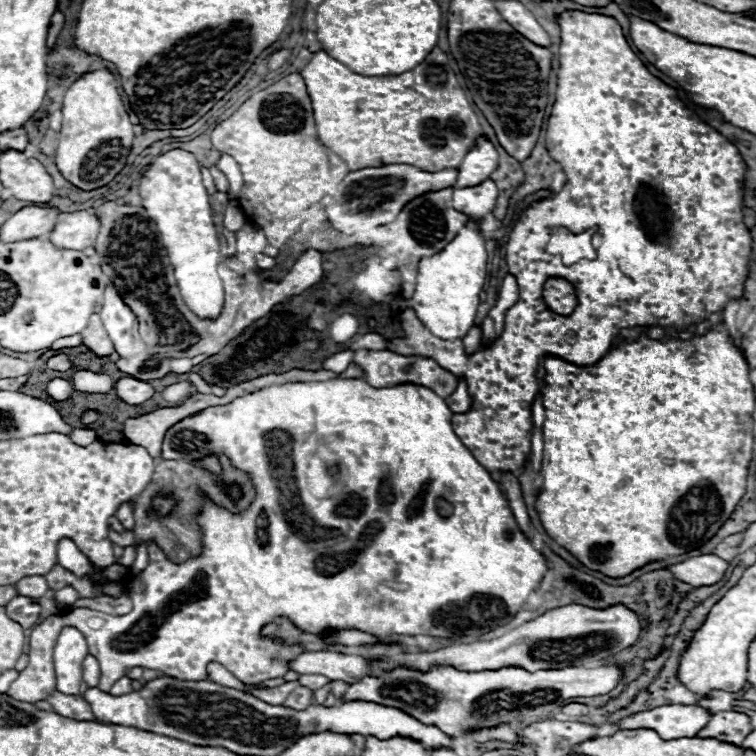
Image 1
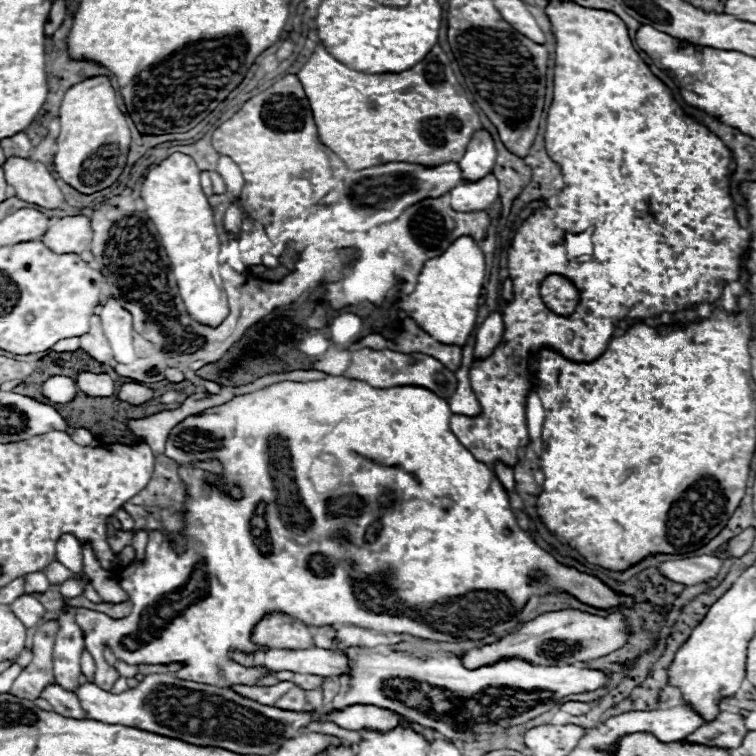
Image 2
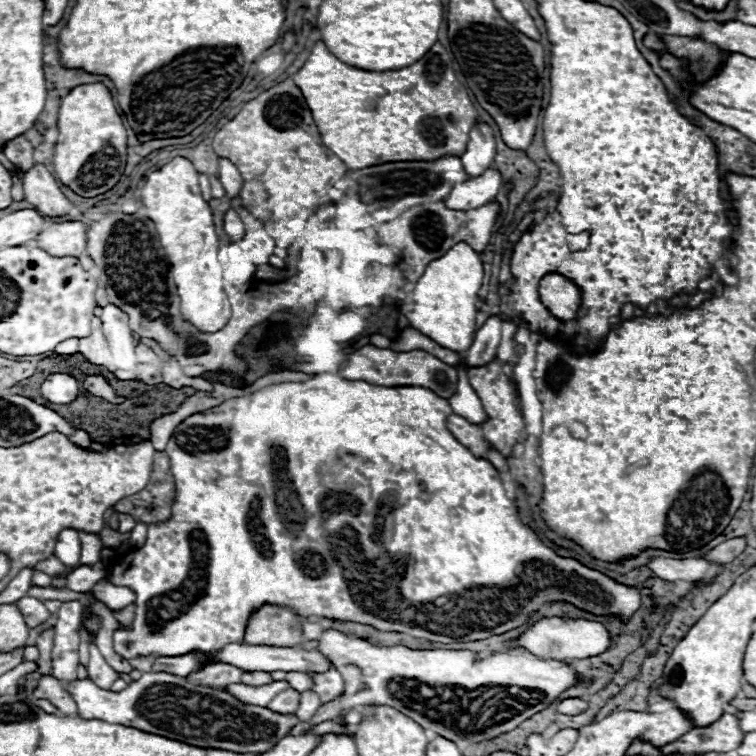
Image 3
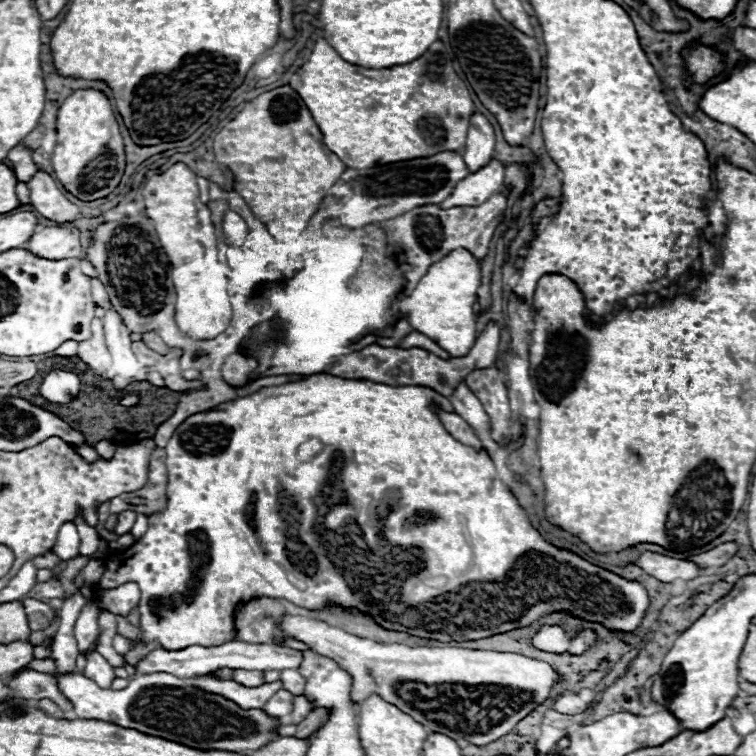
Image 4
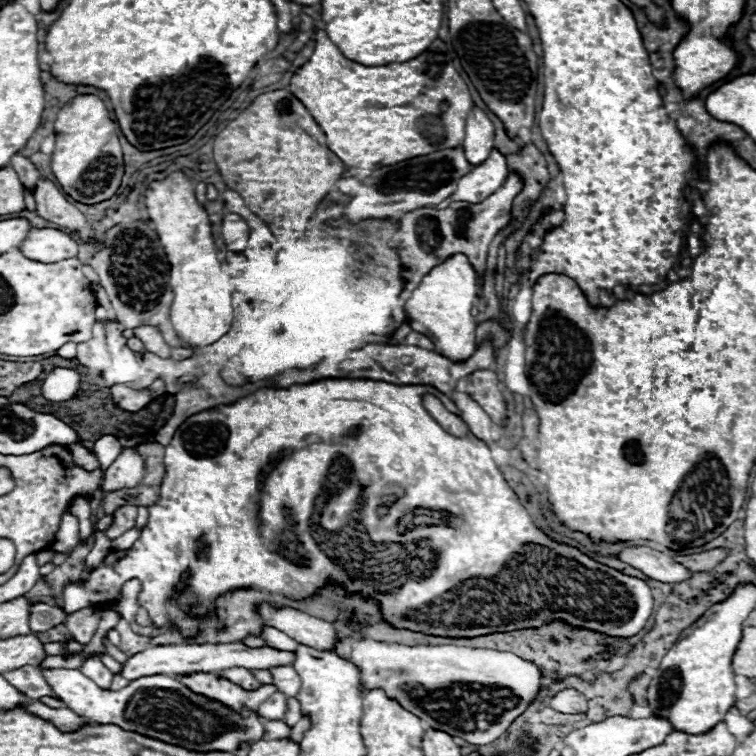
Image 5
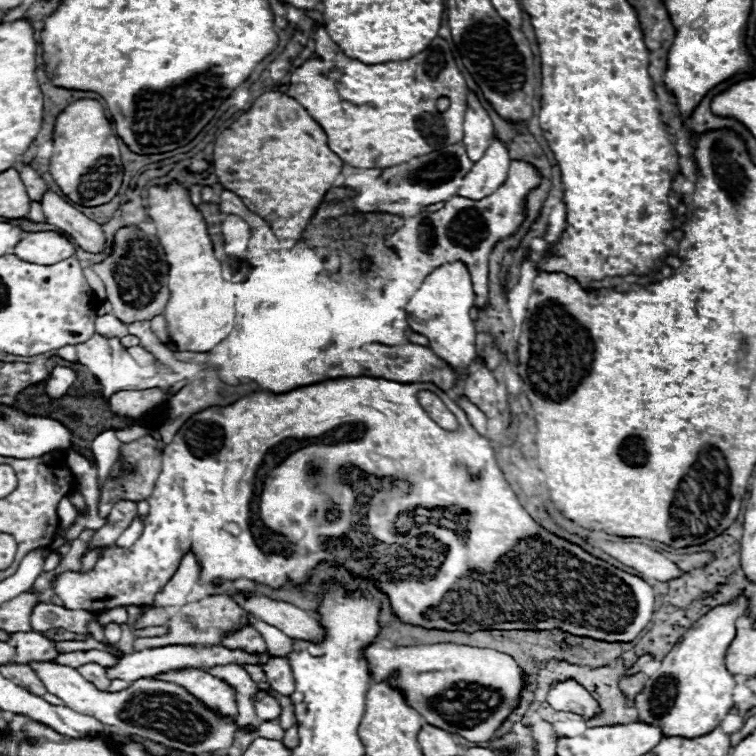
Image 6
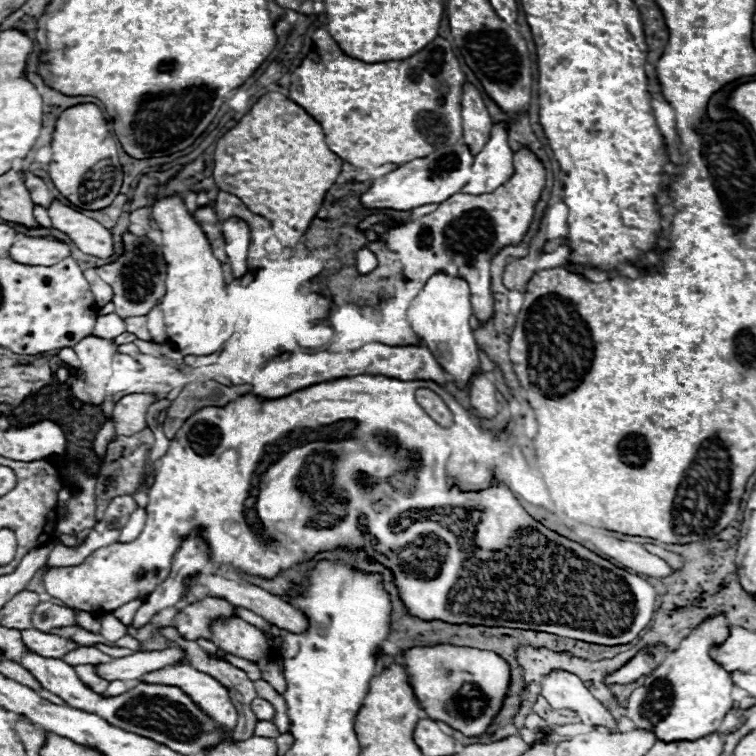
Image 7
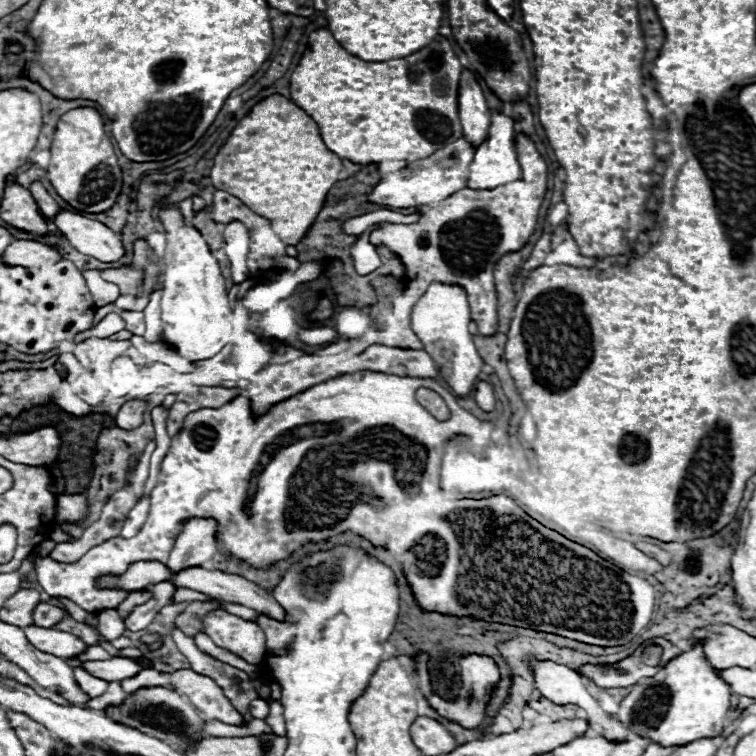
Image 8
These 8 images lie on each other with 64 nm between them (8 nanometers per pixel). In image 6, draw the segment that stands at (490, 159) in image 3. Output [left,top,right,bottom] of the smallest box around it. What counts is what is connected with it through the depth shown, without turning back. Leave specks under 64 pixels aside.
[464,92,494,162]

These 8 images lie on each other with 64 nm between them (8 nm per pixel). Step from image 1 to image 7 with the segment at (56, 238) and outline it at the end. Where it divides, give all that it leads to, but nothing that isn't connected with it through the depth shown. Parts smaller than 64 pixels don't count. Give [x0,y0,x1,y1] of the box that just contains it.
[10,236,70,266]

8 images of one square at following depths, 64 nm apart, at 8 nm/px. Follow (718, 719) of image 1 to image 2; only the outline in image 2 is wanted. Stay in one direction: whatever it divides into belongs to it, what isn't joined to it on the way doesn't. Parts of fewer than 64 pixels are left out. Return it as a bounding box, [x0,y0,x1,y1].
[686,712,748,750]

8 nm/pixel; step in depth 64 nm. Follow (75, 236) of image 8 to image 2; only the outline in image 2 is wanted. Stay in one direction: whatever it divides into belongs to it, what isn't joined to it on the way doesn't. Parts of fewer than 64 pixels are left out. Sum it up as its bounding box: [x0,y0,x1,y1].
[2,156,64,208]

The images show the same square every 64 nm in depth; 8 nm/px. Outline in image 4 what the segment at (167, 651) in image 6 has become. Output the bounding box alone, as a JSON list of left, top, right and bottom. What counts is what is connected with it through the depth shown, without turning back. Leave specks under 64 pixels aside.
[138,642,304,678]

